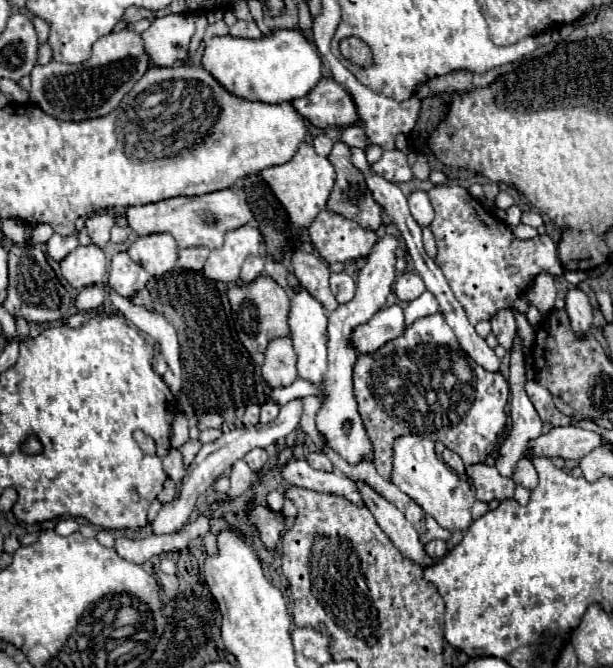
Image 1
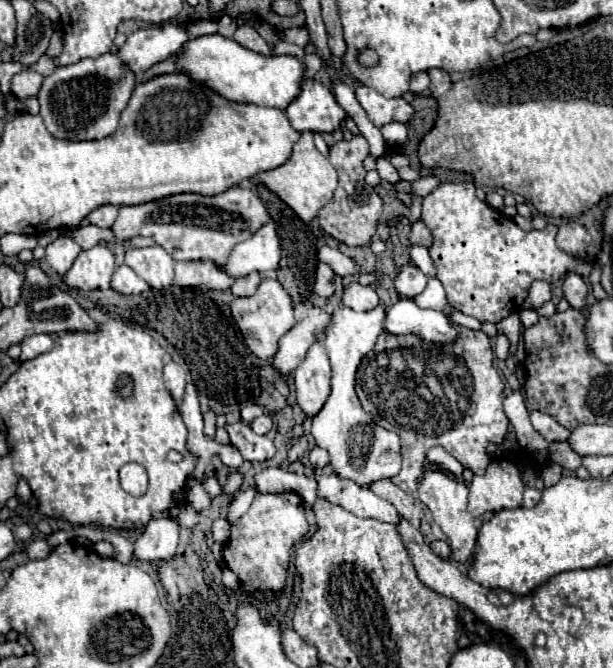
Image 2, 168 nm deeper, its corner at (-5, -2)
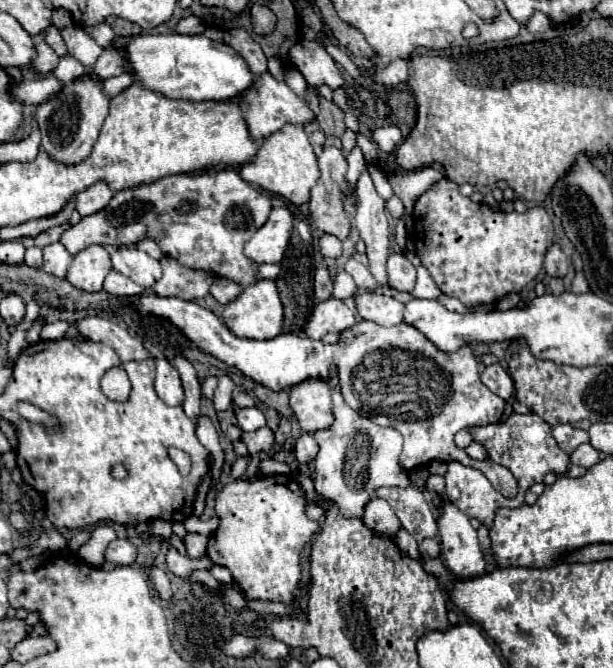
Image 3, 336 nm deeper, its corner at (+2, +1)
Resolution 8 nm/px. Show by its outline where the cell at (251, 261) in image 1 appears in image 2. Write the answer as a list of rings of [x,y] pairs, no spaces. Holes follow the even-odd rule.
[[[253,272],[249,276],[243,276],[243,278],[237,278],[237,282],[231,286],[233,296],[251,296],[257,290],[259,280],[261,280],[261,276],[257,272]]]

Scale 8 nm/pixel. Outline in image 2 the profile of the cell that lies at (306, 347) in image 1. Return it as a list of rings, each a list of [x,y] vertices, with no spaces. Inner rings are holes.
[[[321,340],[309,348],[307,358],[295,370],[295,392],[297,404],[309,418],[319,414],[327,402],[331,394],[331,366]]]

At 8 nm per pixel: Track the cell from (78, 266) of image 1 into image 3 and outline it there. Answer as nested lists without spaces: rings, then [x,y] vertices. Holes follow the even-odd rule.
[[[90,245],[74,255],[66,281],[84,291],[100,291],[106,273],[112,269],[110,255],[102,245]]]

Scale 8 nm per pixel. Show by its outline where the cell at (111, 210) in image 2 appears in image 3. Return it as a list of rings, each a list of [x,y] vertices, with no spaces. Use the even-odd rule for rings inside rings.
[[[98,181],[98,183],[94,183],[92,187],[88,187],[86,191],[82,191],[76,197],[76,211],[82,217],[98,213],[100,209],[104,209],[104,205],[108,205],[108,201],[112,199],[112,195],[114,193],[108,189],[108,185],[102,183],[102,181]]]

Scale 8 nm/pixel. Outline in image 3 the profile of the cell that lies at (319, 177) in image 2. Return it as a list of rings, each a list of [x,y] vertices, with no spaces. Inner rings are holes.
[[[284,125],[284,129],[272,133],[264,145],[260,147],[256,161],[242,165],[240,177],[248,183],[256,183],[266,191],[272,191],[284,199],[288,199],[294,205],[302,205],[310,201],[310,189],[320,179],[320,167],[318,159],[312,151],[312,145],[304,133],[302,125]]]

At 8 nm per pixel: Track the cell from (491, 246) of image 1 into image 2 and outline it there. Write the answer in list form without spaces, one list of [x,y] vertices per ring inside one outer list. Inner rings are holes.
[[[441,182],[429,196],[423,198],[421,220],[431,230],[433,244],[429,248],[429,254],[437,268],[437,278],[445,286],[449,302],[457,310],[477,318],[479,322],[495,324],[507,314],[519,310],[533,280],[555,282],[563,274],[573,272],[573,258],[567,252],[559,250],[555,244],[555,224],[547,224],[543,230],[521,230],[513,218],[503,216],[501,212],[479,200],[475,196],[473,182]]]

